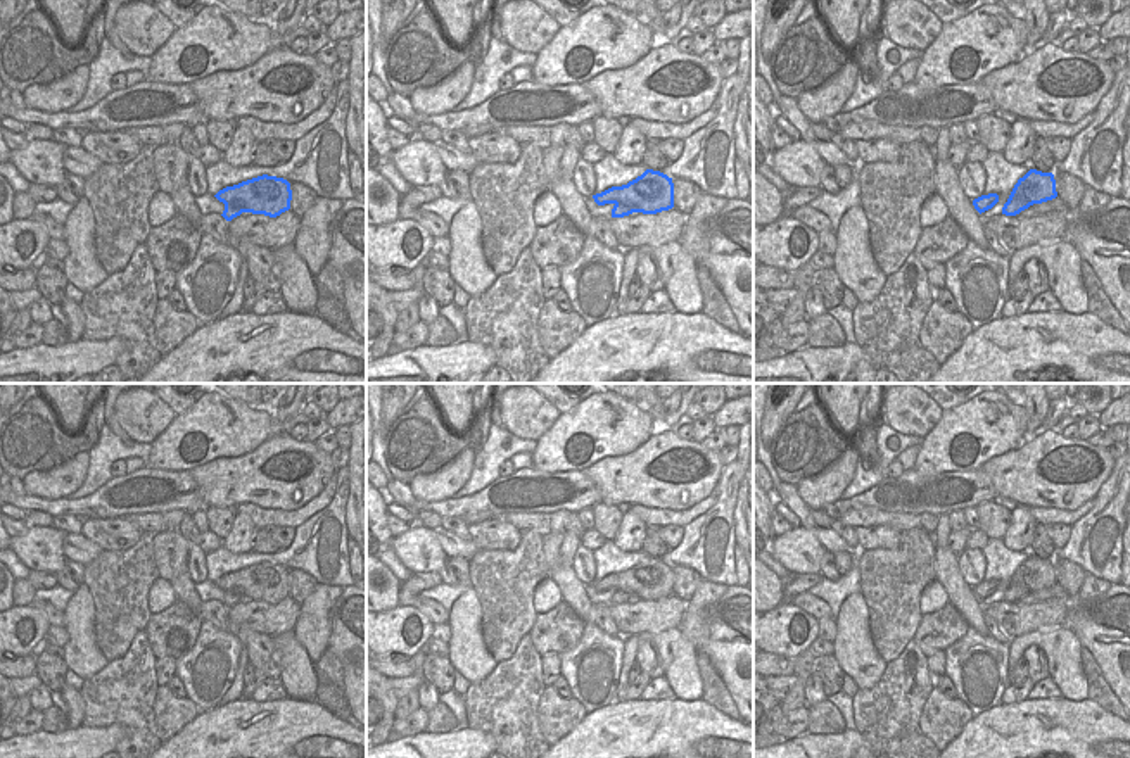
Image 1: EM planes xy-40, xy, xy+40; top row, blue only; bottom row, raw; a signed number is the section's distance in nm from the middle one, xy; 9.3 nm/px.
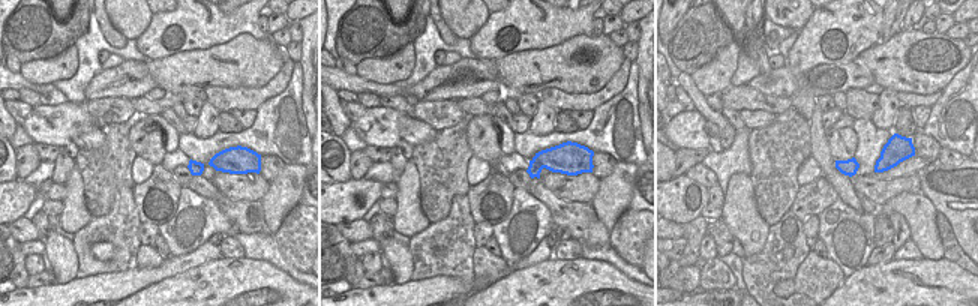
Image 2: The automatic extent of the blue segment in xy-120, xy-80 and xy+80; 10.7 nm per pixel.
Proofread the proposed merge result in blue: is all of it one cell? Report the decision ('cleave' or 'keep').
cleave

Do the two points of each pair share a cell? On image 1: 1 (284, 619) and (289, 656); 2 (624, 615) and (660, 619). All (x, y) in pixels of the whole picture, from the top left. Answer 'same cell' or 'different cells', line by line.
1: different cells
2: same cell

